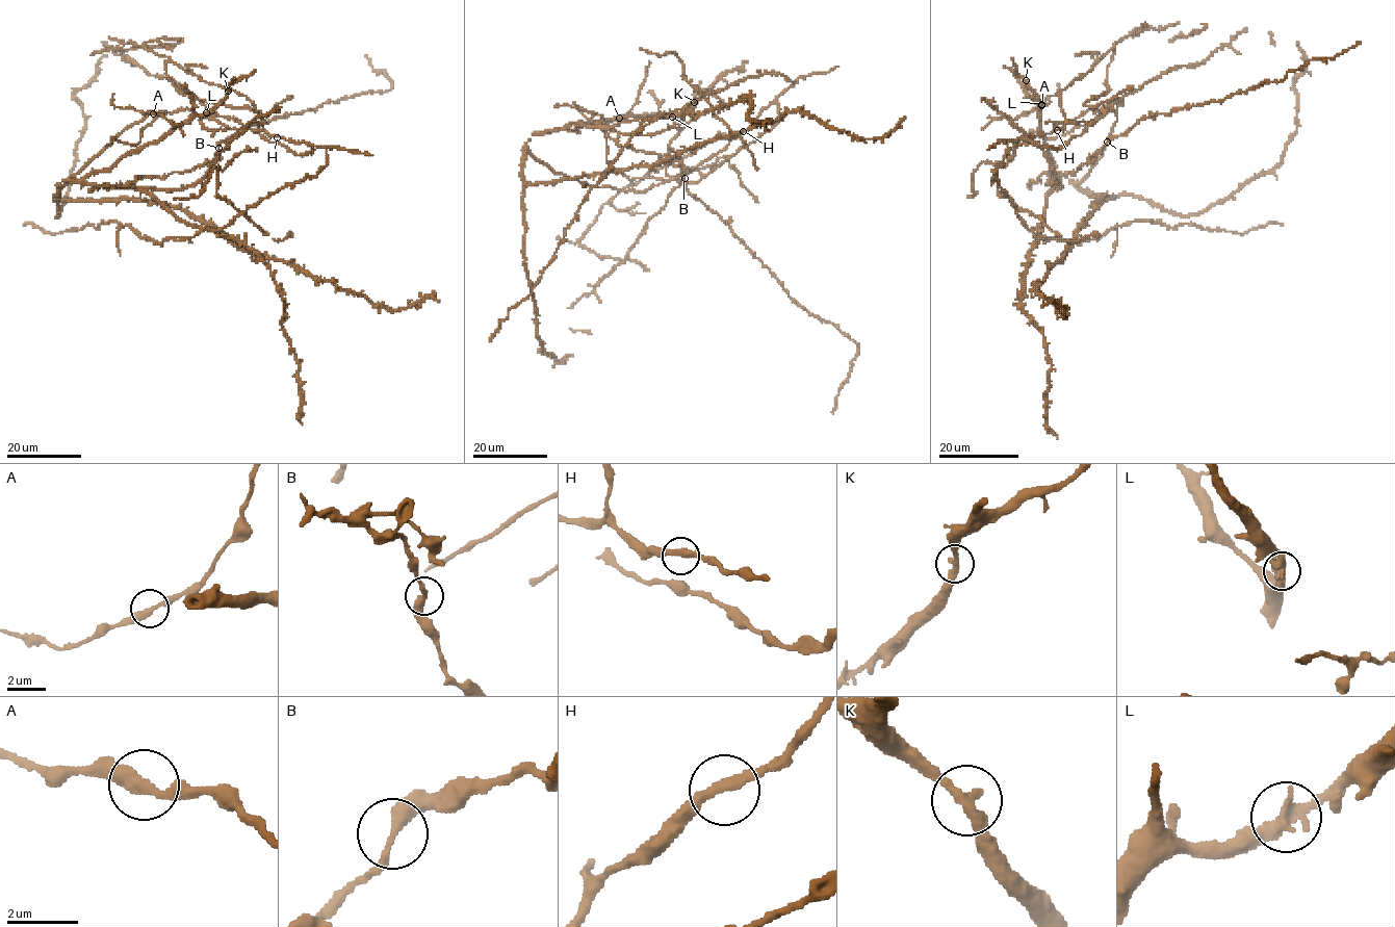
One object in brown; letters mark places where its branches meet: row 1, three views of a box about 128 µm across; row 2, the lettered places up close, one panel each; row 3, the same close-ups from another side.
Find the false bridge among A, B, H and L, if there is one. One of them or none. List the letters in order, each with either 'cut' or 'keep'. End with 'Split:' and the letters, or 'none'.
A: keep
B: keep
H: keep
L: keep
Split: none

